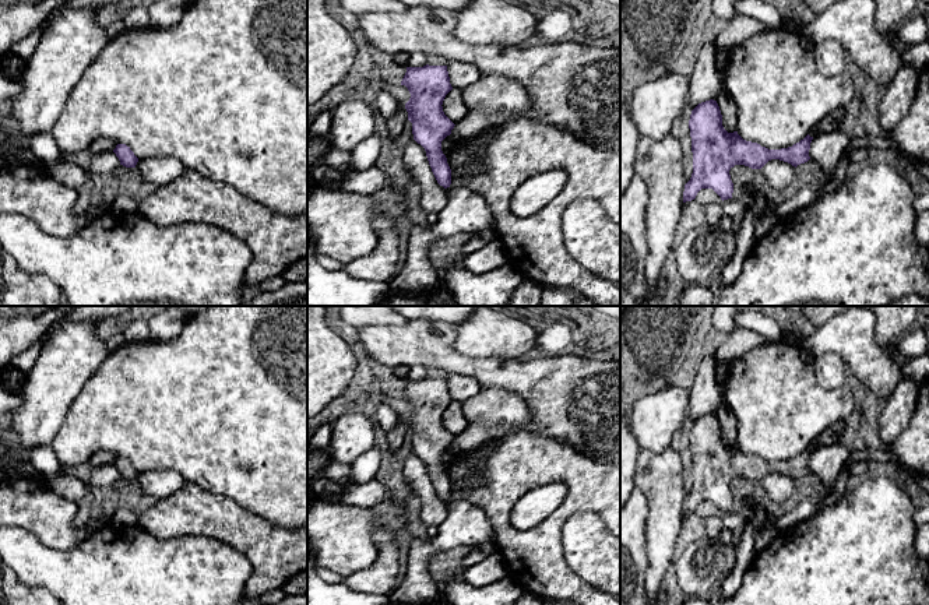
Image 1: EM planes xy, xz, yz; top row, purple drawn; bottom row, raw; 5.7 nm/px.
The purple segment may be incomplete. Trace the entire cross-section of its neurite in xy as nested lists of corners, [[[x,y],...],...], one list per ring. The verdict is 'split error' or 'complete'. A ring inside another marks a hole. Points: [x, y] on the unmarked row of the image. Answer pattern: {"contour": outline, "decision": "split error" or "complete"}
{"contour": [[[117,457],[113,465],[119,471],[120,478],[126,481],[136,481],[138,471],[134,468],[130,460],[127,460],[126,457]]], "decision": "complete"}

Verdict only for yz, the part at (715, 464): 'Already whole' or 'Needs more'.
Already whole

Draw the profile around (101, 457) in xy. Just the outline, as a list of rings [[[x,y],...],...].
[[[98,451],[91,457],[89,462],[95,468],[105,464],[113,464],[116,458],[117,457],[110,451]]]

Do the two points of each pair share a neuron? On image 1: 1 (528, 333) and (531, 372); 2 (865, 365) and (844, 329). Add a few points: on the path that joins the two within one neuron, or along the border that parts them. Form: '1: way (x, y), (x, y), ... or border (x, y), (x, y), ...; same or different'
1: border (485, 358), (518, 359); different
2: way (865, 356), (852, 337); same

